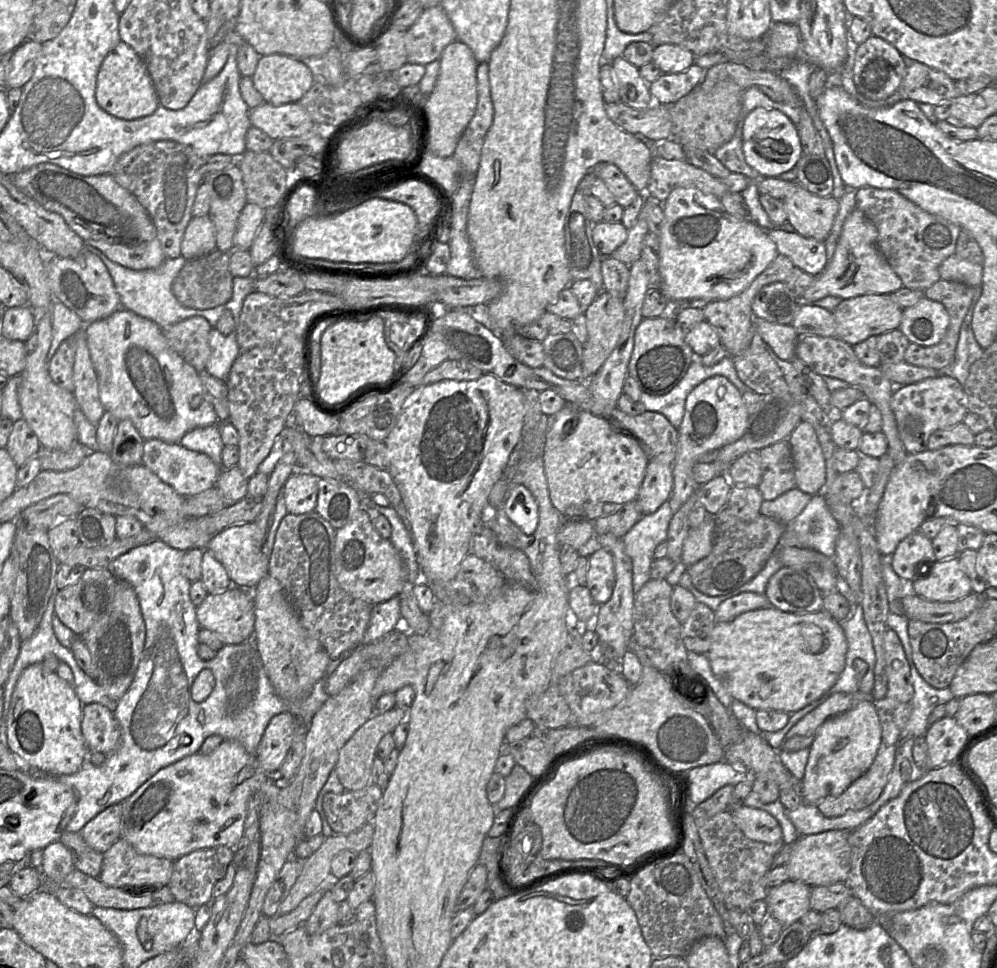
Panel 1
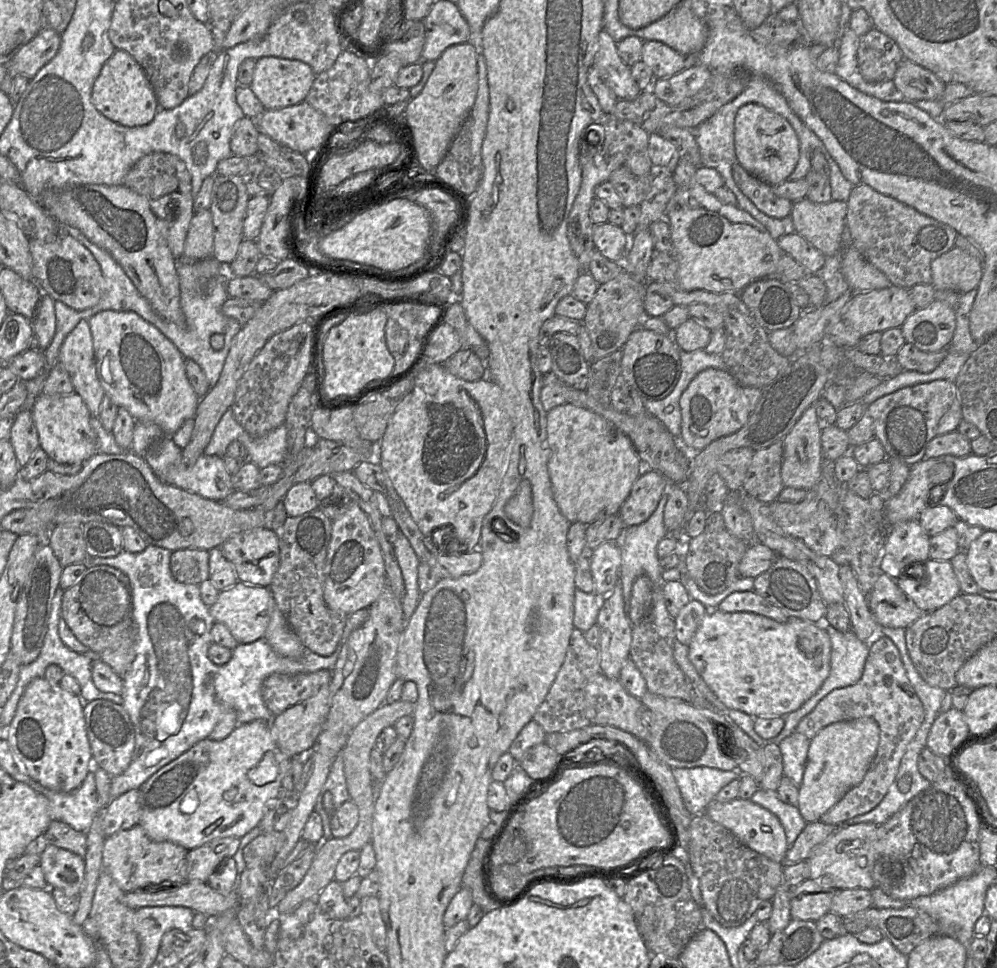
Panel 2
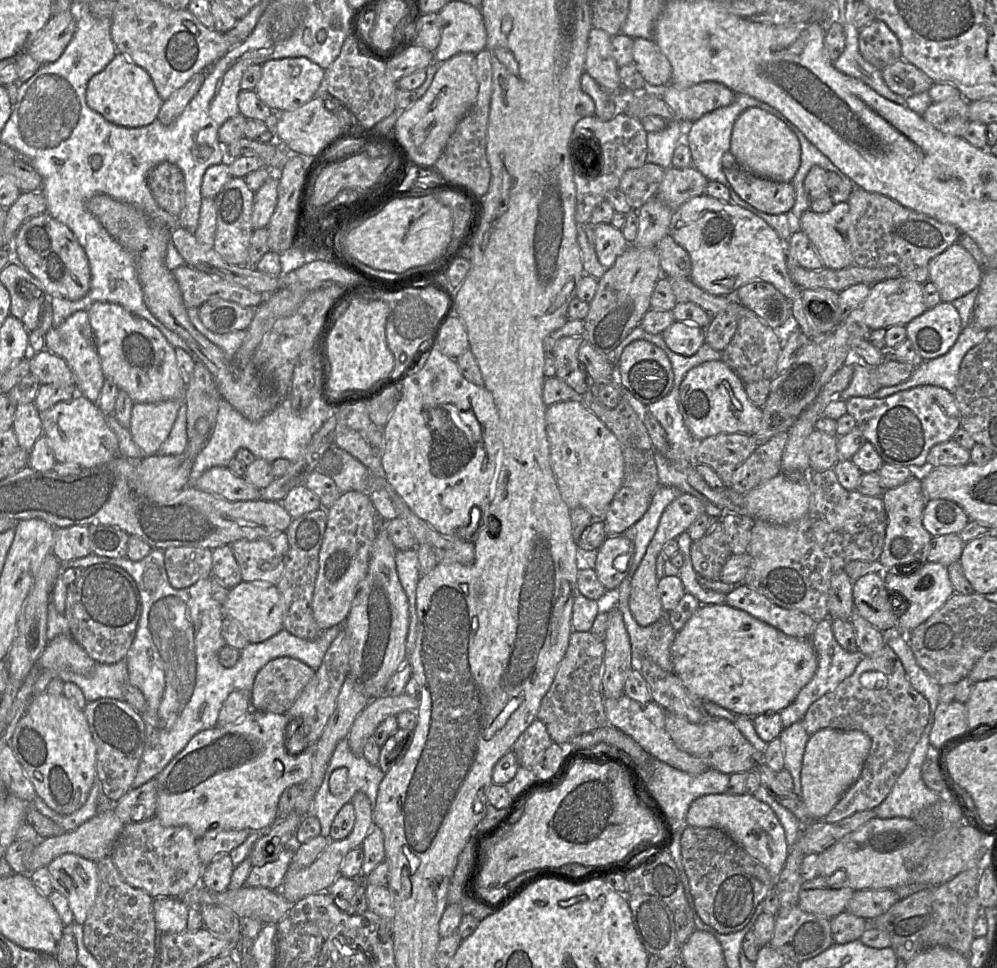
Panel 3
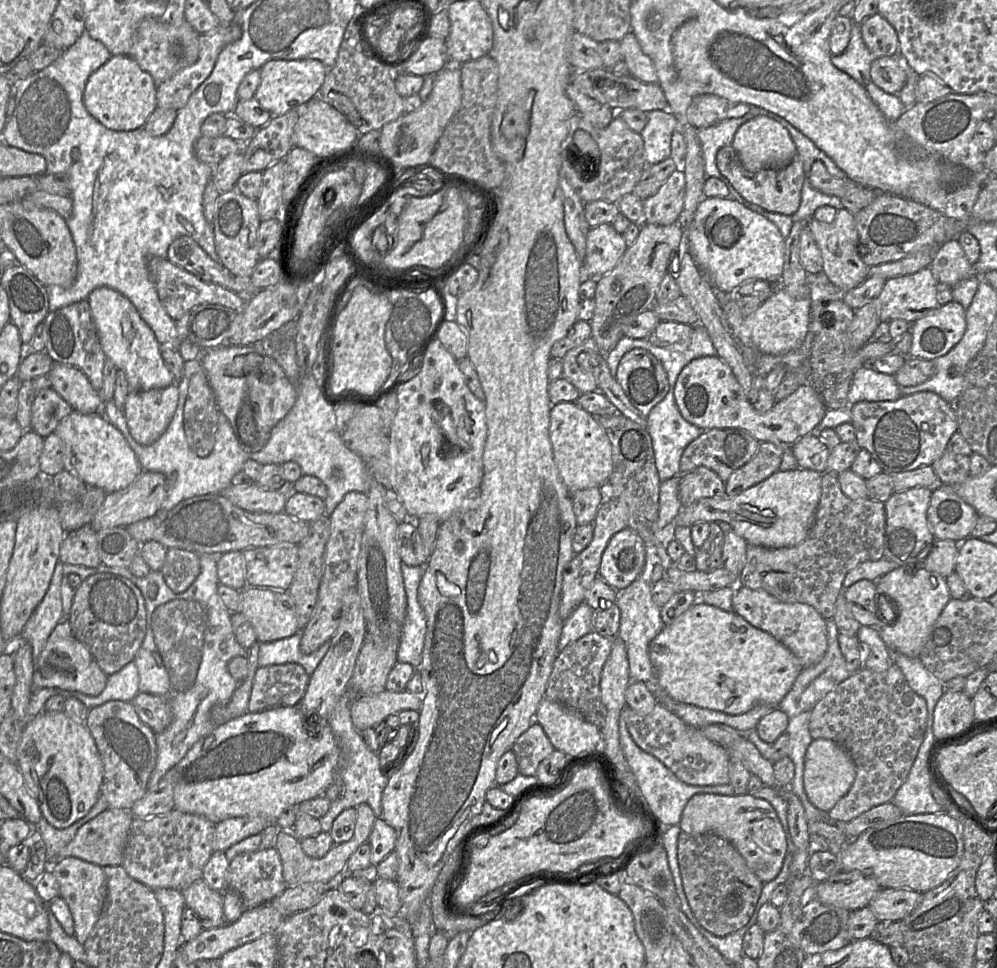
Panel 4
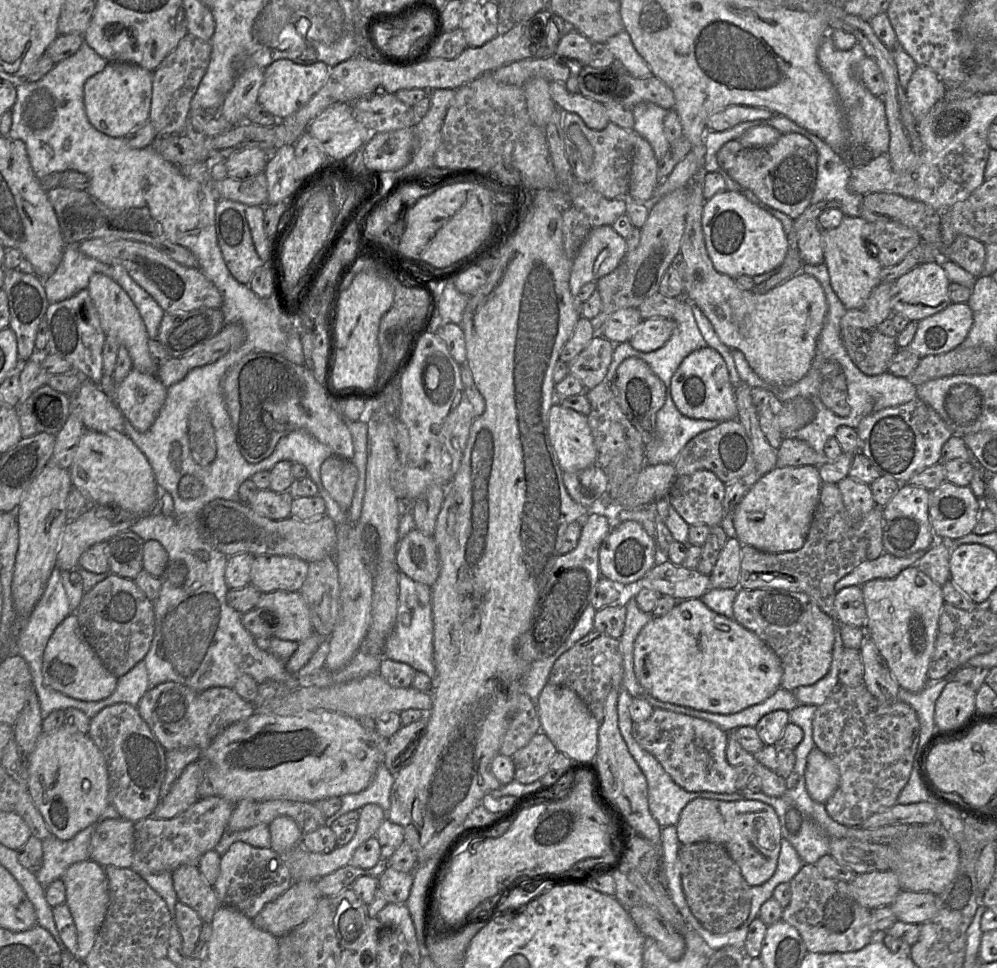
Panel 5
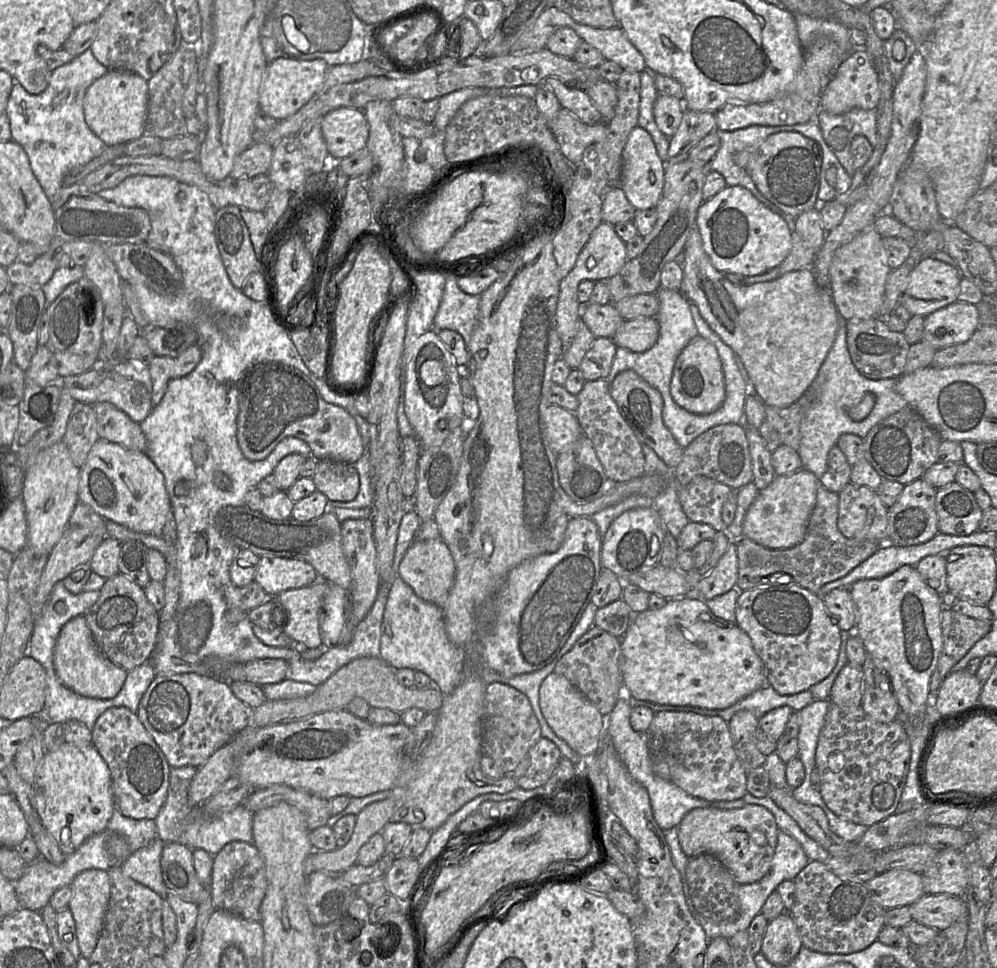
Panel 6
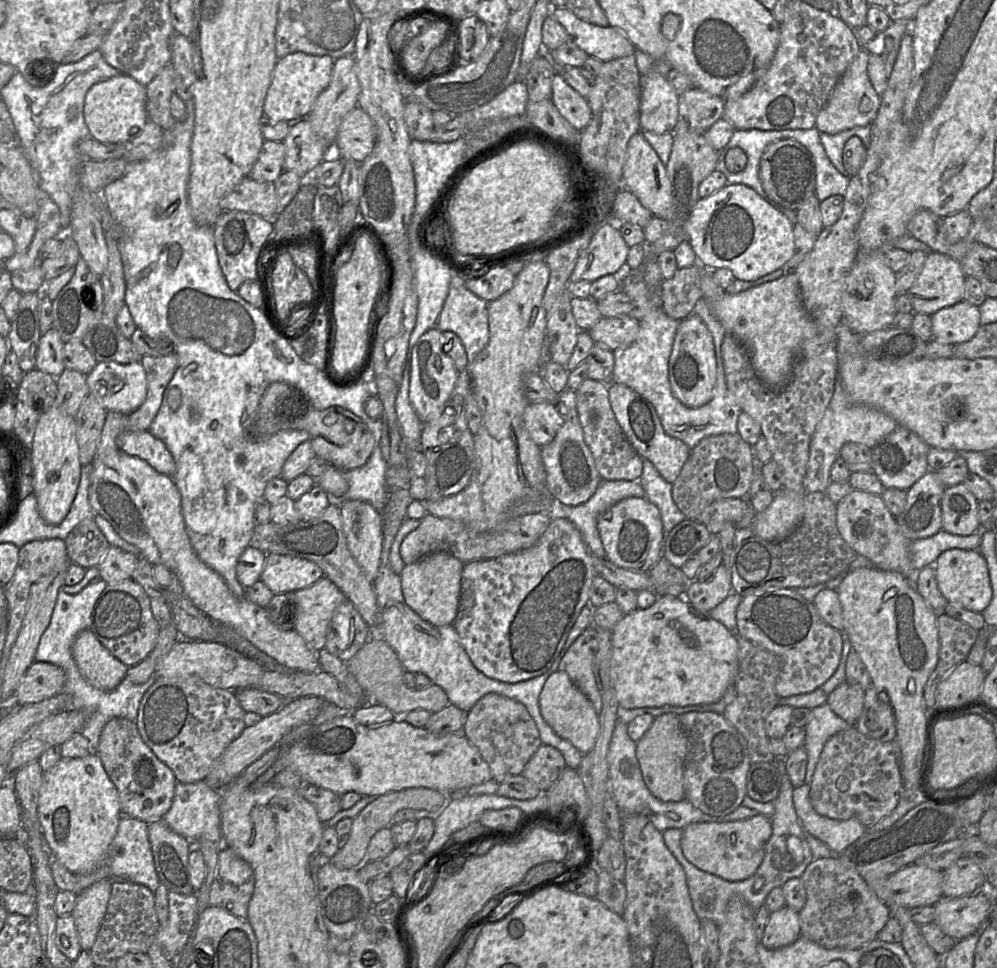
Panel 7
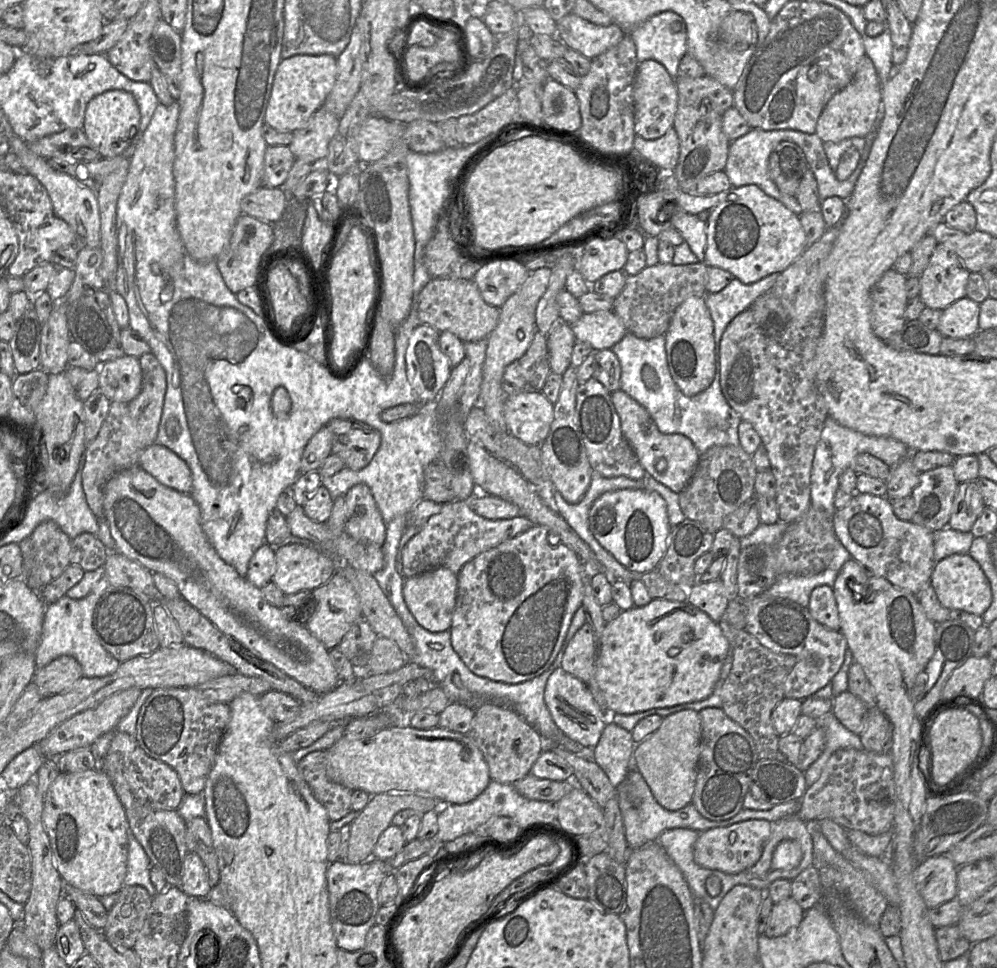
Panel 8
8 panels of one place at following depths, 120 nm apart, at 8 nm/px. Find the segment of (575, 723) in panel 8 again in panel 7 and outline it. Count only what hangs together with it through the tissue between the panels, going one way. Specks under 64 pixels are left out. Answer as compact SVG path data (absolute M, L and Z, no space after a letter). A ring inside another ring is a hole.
M557 670L549 676L540 693L539 706L542 717L554 732L573 744L583 755L594 748L600 731L599 715L566 672Z

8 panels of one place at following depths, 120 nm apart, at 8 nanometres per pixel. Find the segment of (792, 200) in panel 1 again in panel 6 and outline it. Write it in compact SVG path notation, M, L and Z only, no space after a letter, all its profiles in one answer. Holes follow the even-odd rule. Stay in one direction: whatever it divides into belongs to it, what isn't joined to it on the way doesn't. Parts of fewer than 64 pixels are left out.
M874 225L839 247L830 264L830 294L838 314L846 321L882 318L886 281L892 269L886 262L882 237Z

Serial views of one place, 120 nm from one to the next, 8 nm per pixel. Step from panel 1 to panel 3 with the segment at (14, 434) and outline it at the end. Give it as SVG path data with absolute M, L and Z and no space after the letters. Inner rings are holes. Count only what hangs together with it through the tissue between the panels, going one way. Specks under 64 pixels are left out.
M34 402L17 405L12 429L19 447L30 452L36 440L43 434L42 421Z

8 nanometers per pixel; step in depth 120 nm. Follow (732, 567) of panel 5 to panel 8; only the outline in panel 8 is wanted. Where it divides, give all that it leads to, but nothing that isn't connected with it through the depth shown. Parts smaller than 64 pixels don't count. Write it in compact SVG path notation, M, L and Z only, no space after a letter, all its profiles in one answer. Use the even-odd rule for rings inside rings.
M721 579L706 583L698 581L688 590L688 602L705 612L713 621L720 623L729 600Z

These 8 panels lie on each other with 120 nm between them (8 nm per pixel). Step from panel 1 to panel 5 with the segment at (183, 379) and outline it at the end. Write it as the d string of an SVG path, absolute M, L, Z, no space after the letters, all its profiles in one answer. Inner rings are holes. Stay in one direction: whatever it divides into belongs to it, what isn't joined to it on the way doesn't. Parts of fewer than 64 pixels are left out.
M100 273L90 277L87 289L98 312L105 335L115 337L120 345L127 348L134 369L156 375L159 365L155 363L150 354L149 336L145 324L128 294L110 277Z

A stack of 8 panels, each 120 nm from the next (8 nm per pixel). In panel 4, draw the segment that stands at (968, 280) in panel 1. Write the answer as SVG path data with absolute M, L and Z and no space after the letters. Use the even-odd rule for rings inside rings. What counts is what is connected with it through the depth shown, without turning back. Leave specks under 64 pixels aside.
M957 239L937 247L929 267L938 283L946 284L951 288L977 275L975 266L970 264Z

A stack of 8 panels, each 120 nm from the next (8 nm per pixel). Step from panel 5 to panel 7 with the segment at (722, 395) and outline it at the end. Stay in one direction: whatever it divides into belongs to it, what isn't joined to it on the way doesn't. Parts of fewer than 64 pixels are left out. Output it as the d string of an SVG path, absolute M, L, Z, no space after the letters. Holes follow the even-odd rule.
M695 314L679 323L669 360L669 380L673 395L688 407L701 407L713 397L717 382L714 339L702 319Z

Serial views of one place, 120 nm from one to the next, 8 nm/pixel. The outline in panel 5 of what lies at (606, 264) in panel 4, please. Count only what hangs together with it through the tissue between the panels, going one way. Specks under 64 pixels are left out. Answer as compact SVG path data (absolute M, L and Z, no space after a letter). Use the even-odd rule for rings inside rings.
M612 226L592 228L572 260L569 279L571 294L577 298L584 284L597 282L610 274L626 254L626 239L621 237Z

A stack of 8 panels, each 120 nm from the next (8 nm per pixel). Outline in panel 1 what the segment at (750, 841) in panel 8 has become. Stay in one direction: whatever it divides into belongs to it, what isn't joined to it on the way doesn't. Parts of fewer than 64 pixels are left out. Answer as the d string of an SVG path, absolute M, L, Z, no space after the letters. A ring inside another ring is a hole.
M742 805L731 811L736 826L743 834L757 842L773 844L783 839L779 822L768 812Z

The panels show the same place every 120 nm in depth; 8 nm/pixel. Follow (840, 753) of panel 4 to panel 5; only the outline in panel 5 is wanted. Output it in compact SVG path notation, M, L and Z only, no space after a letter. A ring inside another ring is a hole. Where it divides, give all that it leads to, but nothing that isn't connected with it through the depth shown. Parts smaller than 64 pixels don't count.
M814 747L807 758L805 781L811 799L826 804L838 788L839 769L820 749Z

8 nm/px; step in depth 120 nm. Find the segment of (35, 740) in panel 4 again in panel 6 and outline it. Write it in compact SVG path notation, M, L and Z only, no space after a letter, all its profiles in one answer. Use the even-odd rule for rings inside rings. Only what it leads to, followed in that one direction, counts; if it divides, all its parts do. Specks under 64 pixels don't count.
M64 742L57 749L46 752L35 776L35 781L33 784L33 796L36 805L36 810L43 826L54 837L60 850L65 856L74 853L81 846L81 844L90 836L104 831L107 828L108 822L113 814L114 809L116 808L112 778L109 767L93 744L78 747Z

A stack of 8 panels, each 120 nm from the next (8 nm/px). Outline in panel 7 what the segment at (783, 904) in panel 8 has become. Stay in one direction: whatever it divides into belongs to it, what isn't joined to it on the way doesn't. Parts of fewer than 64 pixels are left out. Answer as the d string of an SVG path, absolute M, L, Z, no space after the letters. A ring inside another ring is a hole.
M785 905L770 914L761 942L768 949L777 949L792 944L801 934L799 913Z

